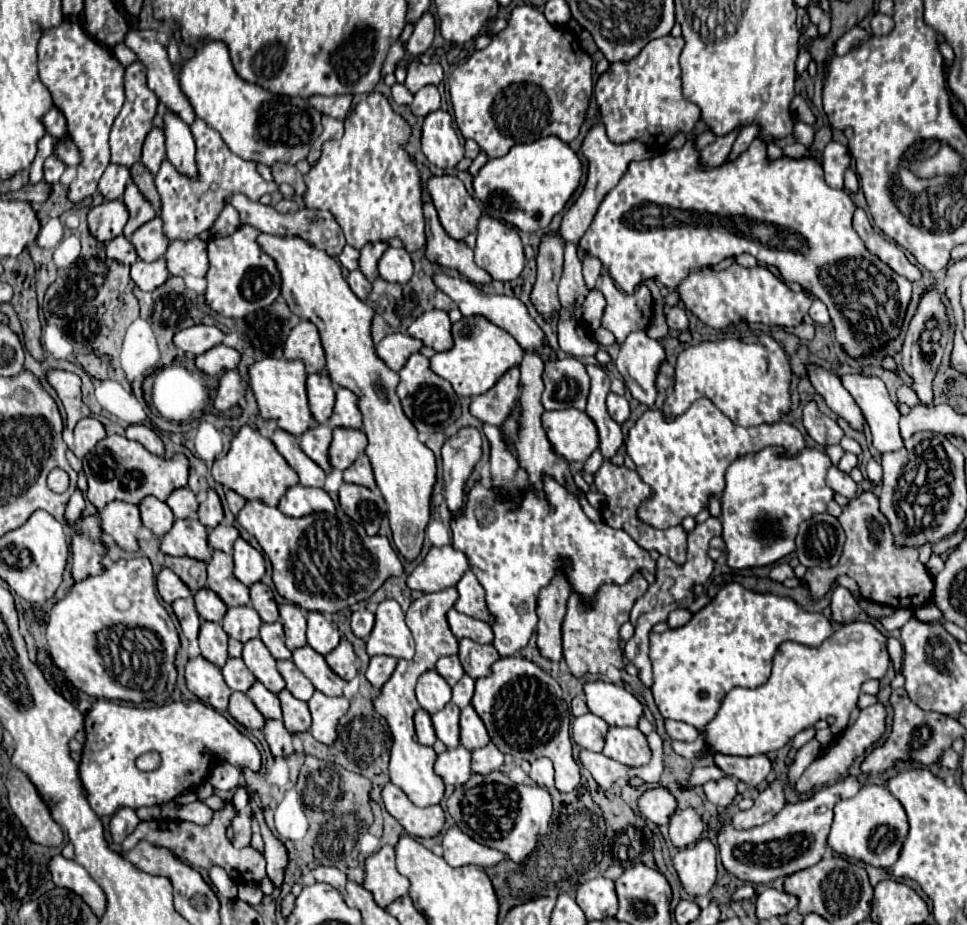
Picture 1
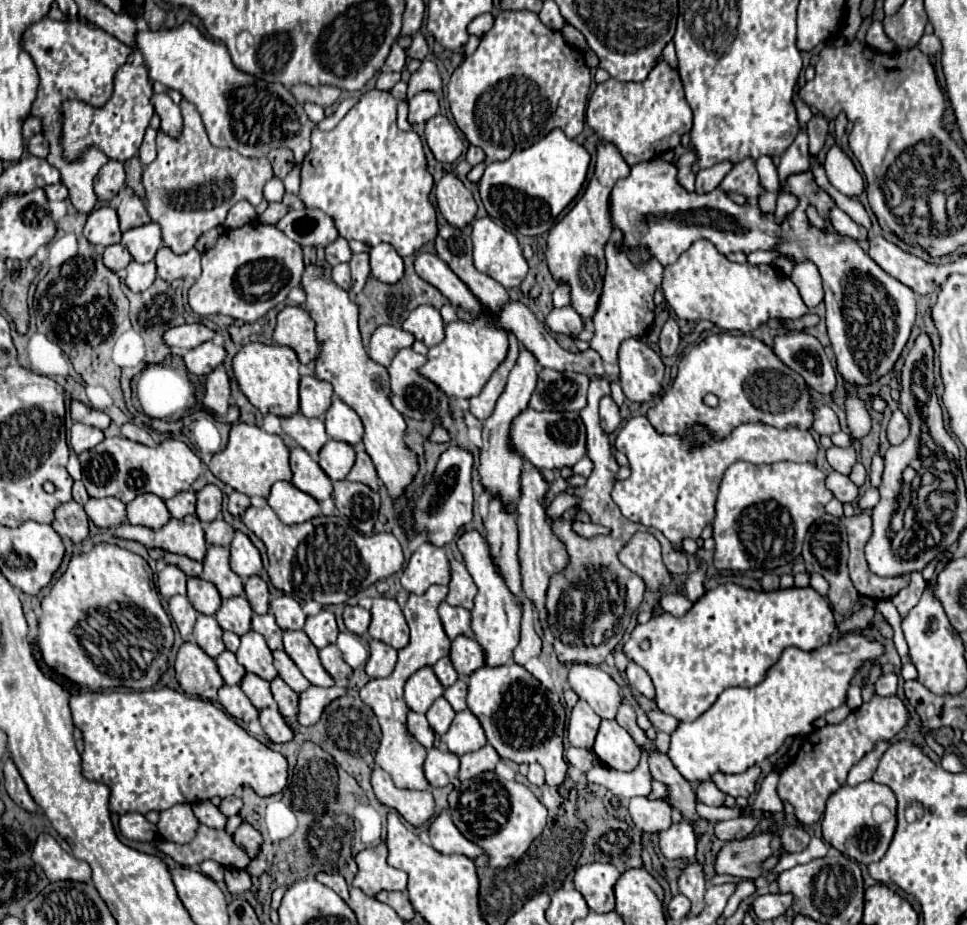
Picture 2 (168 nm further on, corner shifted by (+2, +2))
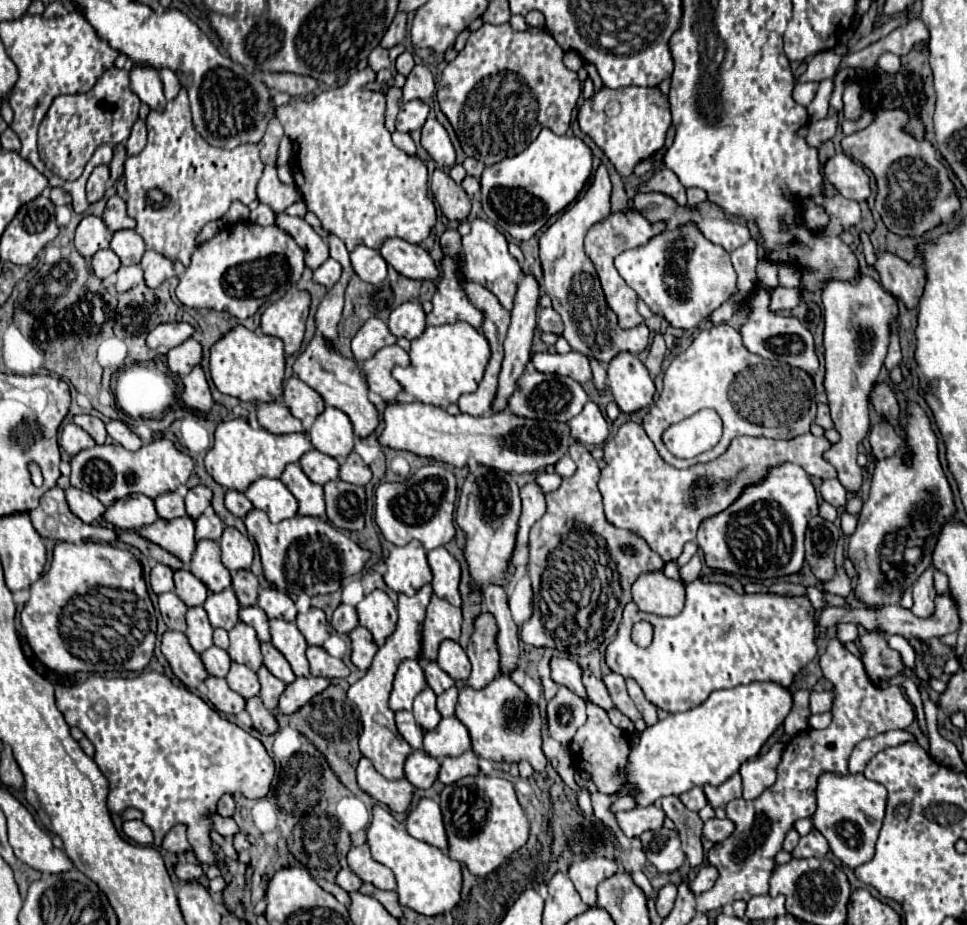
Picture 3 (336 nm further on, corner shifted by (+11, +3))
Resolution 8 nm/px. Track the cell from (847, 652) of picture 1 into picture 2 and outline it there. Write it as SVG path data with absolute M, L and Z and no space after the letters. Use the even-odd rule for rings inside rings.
M864 635L842 637L836 643L828 643L814 651L800 651L796 647L786 647L780 659L770 667L766 679L756 687L730 687L720 693L716 703L700 715L692 723L680 723L678 729L672 733L668 755L674 767L682 773L688 781L704 781L710 779L716 771L724 773L742 773L754 763L774 755L788 737L808 735L812 733L812 723L818 717L824 717L828 711L840 707L846 701L850 681L858 675L858 669L884 653L884 645L876 639L868 639Z

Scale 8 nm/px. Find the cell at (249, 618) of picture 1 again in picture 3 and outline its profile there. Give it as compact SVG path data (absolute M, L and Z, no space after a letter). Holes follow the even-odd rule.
M225 588L223 592L211 592L203 608L213 628L231 630L239 622L239 602L231 588Z

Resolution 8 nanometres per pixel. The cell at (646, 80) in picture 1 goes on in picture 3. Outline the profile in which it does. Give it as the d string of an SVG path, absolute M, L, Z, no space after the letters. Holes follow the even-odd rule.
M603 88L581 106L579 126L605 152L621 178L627 178L633 174L637 162L647 160L663 148L665 132L671 126L671 110L667 98L659 92L659 88Z

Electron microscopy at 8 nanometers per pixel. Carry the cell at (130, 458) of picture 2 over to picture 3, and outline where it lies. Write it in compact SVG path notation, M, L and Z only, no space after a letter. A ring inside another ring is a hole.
M167 438L153 440L141 446L137 452L129 452L119 444L93 446L71 458L71 486L91 492L105 508L109 508L119 498L139 492L149 498L157 498L165 492L175 492L183 486L193 472L193 460L179 452Z

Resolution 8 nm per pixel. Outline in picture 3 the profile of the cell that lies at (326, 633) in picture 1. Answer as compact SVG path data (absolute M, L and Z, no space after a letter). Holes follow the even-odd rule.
M311 608L305 614L297 614L297 628L303 632L305 640L311 646L323 646L323 642L329 638L325 612L319 608Z

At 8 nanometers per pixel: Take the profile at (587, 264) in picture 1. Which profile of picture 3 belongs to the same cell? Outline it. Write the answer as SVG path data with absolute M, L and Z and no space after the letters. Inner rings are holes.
M601 164L595 172L589 190L577 202L573 202L567 208L567 212L563 212L559 220L551 224L539 238L543 284L553 302L553 310L563 320L563 338L569 342L573 352L579 352L587 358L595 358L603 366L607 366L619 352L639 354L649 344L649 328L645 324L627 330L623 330L617 324L615 312L605 302L605 294L601 290L595 268L591 266L591 260L585 256L583 250L583 238L587 230L595 222L599 222L599 218L607 218L607 214L611 212L609 196L611 196L611 182L607 168Z

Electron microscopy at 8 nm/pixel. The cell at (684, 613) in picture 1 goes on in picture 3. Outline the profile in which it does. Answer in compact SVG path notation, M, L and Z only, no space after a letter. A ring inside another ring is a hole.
M643 572L635 580L631 596L643 612L657 616L677 616L683 610L685 586L679 580L667 578L663 572Z

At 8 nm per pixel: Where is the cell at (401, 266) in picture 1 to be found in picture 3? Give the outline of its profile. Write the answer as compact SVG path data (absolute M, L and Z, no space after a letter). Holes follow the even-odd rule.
M357 246L353 252L349 252L349 258L351 258L351 266L353 266L355 274L361 280L371 282L371 284L379 284L385 280L387 262L375 248Z

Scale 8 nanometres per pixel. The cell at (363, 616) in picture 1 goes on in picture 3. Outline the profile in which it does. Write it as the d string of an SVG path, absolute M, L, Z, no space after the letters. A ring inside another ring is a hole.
M339 604L339 606L335 608L333 618L331 618L331 626L333 626L339 634L349 634L357 624L359 624L359 620L357 620L357 614L355 614L355 608L353 608L353 606Z

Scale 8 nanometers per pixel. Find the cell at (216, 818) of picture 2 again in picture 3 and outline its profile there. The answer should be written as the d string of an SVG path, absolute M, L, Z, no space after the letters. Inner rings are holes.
M215 816L213 818L213 826L215 830L225 836L225 838L233 838L237 832L239 832L239 826L235 824L233 818L223 818L223 816Z

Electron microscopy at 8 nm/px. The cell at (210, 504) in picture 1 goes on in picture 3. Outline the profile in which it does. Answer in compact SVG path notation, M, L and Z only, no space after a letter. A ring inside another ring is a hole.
M195 486L187 492L185 496L185 508L187 508L187 516L189 518L199 518L199 514L203 514L203 510L211 504L211 490L207 486Z

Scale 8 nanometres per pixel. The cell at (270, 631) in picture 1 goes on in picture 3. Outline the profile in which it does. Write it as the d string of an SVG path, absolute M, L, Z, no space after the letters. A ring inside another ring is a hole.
M257 604L241 608L239 610L239 618L241 618L241 622L245 622L245 624L249 624L249 626L255 628L257 638L261 642L267 642L271 638L269 636L269 618L267 618L267 614Z

